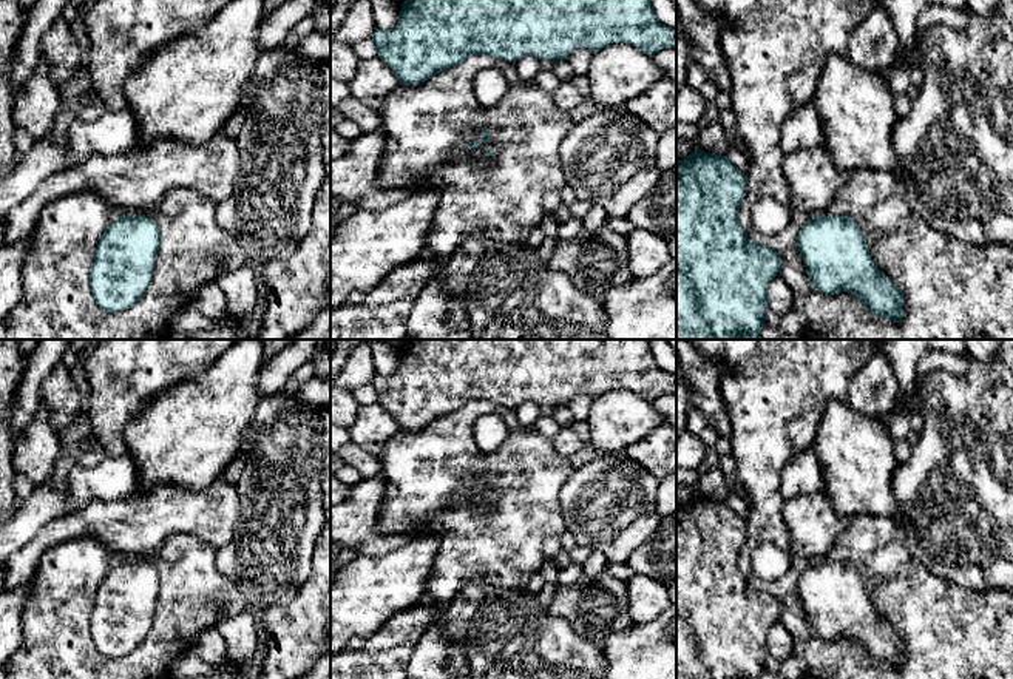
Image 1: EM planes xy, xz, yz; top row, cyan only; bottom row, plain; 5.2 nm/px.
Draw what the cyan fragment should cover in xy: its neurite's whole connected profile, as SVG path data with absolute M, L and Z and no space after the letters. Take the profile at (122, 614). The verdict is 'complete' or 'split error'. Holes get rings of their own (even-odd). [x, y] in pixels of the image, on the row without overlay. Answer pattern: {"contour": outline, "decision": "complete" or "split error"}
{"contour": "M124 560L100 583L90 619L99 653L117 659L134 651L148 634L161 579L147 562Z", "decision": "complete"}

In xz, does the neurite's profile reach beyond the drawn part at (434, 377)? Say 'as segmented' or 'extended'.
as segmented

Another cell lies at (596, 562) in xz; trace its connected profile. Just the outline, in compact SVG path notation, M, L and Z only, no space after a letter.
M593 551L588 559L582 563L584 577L596 577L607 568L607 557L598 551Z

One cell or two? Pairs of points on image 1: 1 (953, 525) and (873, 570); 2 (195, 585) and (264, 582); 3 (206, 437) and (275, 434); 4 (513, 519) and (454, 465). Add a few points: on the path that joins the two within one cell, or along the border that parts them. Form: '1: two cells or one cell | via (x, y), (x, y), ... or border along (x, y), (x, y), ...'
1: two cells | border along (897, 519), (907, 550), (933, 574)
2: two cells | border along (218, 551), (216, 568), (238, 587)
3: two cells | border along (260, 403), (235, 457)
4: one cell | via (513, 494), (513, 479), (499, 465), (479, 465)

